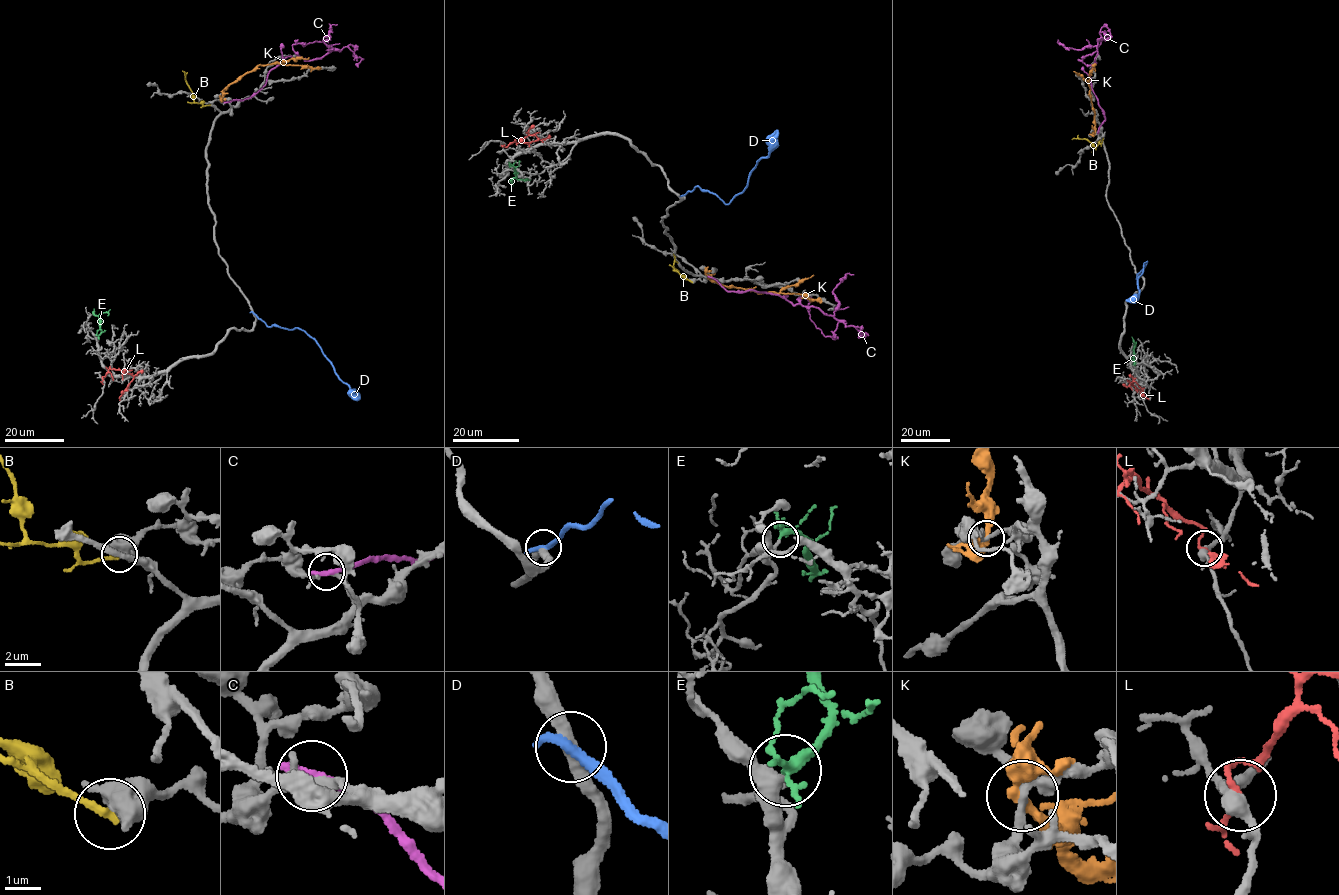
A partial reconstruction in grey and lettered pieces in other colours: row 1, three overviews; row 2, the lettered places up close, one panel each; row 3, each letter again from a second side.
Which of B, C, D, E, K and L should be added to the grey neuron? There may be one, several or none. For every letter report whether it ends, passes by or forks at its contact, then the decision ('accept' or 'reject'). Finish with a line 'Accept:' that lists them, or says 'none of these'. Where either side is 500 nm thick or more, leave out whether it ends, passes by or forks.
B: reject
C: it ends there; reject
D: it ends there; reject
E: it forks there; accept
K: it passes by; reject
L: it forks there; reject
Accept: E

